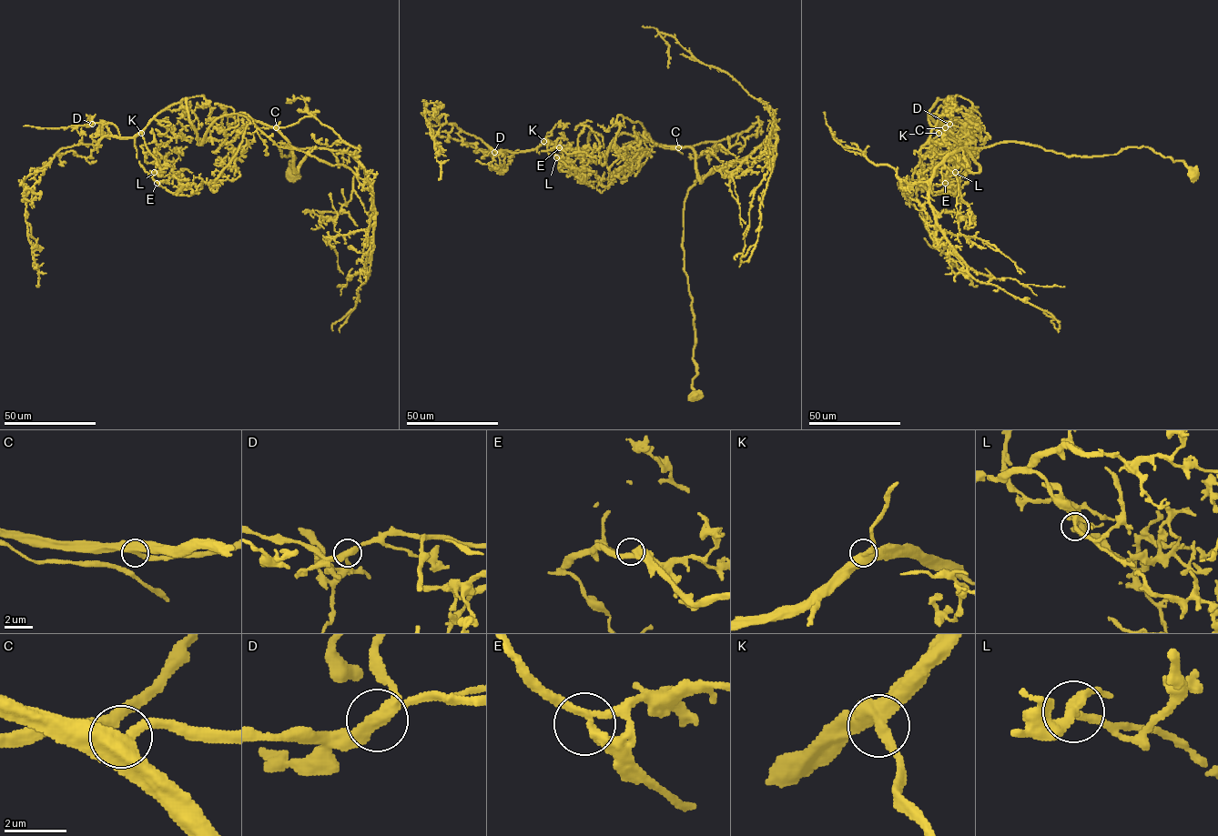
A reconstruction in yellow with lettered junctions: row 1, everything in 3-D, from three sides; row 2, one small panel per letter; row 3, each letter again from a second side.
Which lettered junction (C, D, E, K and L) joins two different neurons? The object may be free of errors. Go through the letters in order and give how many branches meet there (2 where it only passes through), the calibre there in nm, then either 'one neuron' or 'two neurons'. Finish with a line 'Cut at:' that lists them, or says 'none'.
C: 3 branches meet; 460 nm thick; one neuron
D: 3 branches meet; 320 nm thick; one neuron
E: 3 branches meet; 240 nm thick; one neuron
K: 3 branches meet; 380 nm thick; one neuron
L: 3 branches meet; 260 nm thick; one neuron
Cut at: none

